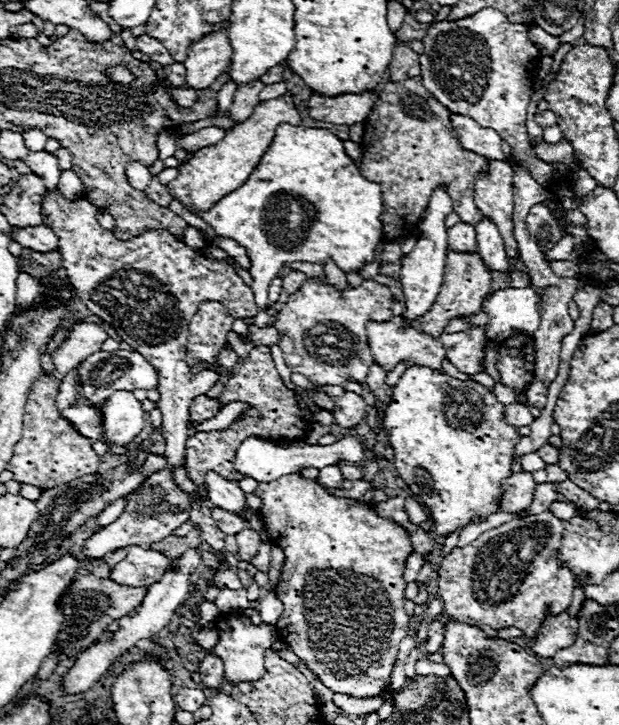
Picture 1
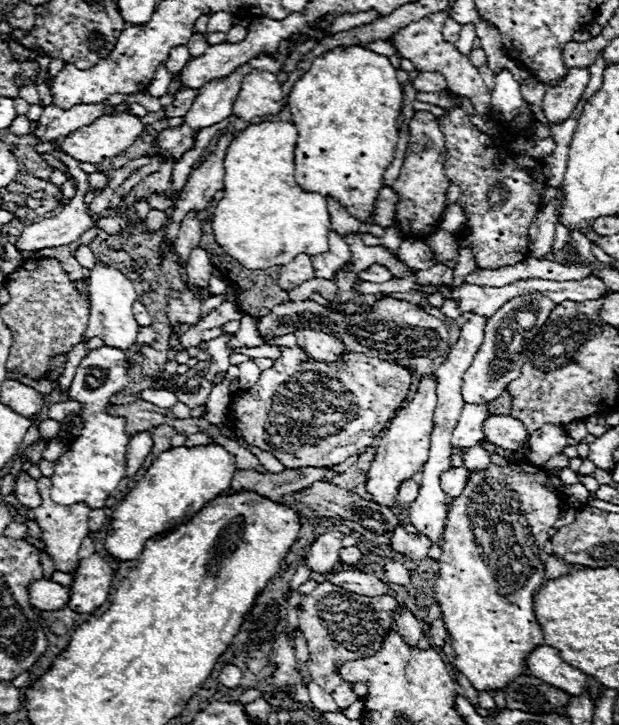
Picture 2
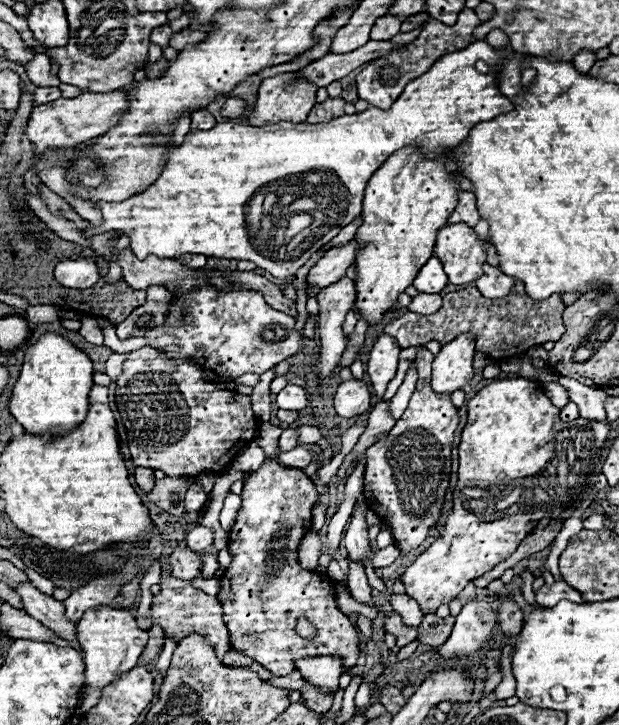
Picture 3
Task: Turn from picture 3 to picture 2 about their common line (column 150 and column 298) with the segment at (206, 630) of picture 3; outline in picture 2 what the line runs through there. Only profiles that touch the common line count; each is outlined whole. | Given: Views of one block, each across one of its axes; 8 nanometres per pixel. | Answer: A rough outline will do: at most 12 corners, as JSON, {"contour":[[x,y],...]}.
{"contour":[[330,582],[302,594],[310,678],[340,708],[358,700],[336,676],[372,656],[392,628],[392,596]]}

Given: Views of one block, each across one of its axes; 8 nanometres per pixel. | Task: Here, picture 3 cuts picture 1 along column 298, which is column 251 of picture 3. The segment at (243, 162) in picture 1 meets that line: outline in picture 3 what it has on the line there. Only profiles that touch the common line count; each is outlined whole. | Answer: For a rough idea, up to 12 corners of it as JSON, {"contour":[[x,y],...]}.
{"contour":[[296,72],[266,78],[250,124],[304,122],[318,86]]}

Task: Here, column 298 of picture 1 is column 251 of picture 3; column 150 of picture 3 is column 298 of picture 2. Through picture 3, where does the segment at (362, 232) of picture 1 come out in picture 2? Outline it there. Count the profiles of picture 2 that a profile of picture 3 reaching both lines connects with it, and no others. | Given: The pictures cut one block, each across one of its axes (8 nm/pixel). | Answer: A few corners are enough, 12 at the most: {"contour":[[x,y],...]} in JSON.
{"contour":[[250,124],[224,158],[216,242],[248,270],[328,250],[294,180],[298,130]]}

